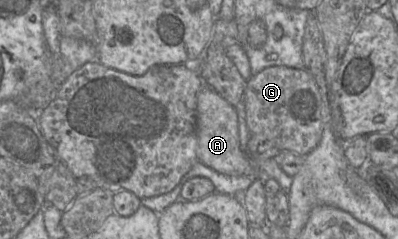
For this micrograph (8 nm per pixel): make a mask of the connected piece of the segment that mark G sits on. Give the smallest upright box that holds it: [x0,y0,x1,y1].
[243,67,329,155]

